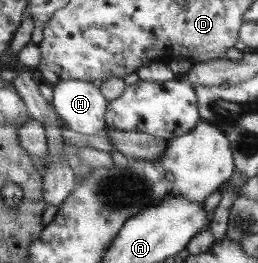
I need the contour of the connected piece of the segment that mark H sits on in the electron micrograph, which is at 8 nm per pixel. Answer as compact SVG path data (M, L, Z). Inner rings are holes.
M66 80L52 88L51 104L64 121L64 127L78 134L105 132L108 100L102 90L82 80Z

